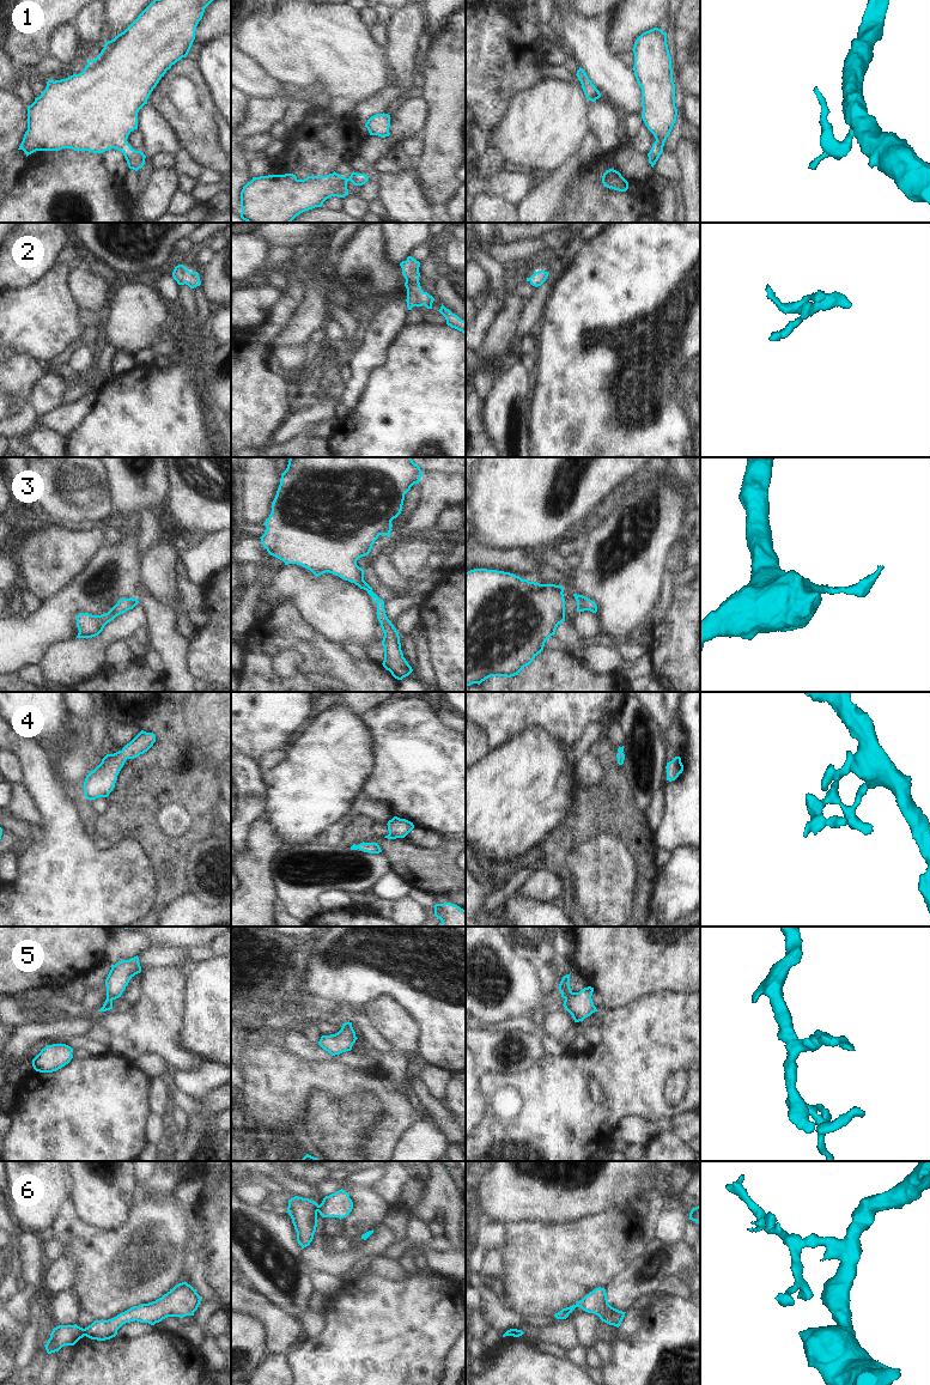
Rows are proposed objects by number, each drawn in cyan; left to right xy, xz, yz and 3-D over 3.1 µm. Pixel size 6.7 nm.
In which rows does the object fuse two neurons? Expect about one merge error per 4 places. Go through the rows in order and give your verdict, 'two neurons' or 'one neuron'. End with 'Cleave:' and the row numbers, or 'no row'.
1: one neuron
2: one neuron
3: one neuron
4: one neuron
5: one neuron
6: two neurons
Cleave: 6

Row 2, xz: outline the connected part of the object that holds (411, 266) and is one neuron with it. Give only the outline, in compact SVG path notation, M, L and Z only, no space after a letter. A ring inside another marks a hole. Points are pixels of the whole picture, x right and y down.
M408 256L406 261L400 263L402 268L402 274L406 279L405 286L407 288L407 308L412 310L413 306L423 306L425 305L427 309L432 309L432 303L434 298L430 296L427 292L421 290L419 283L419 267L420 262Z

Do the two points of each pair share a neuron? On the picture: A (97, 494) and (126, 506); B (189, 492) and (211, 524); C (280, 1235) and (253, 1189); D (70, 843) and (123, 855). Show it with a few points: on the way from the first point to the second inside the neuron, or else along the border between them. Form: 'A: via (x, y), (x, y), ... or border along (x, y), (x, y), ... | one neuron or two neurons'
A: border along (113, 503), (116, 509) | two neurons
B: via (198, 500), (211, 516) | one neuron
C: border along (243, 1201), (248, 1204), (257, 1206) | two neurons
D: via (83, 856), (110, 857) | one neuron

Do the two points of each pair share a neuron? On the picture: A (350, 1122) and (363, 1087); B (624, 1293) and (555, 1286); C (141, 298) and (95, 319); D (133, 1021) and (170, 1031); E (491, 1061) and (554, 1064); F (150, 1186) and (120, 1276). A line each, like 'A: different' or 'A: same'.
A: different
B: different
C: different
D: same
E: different
F: different

